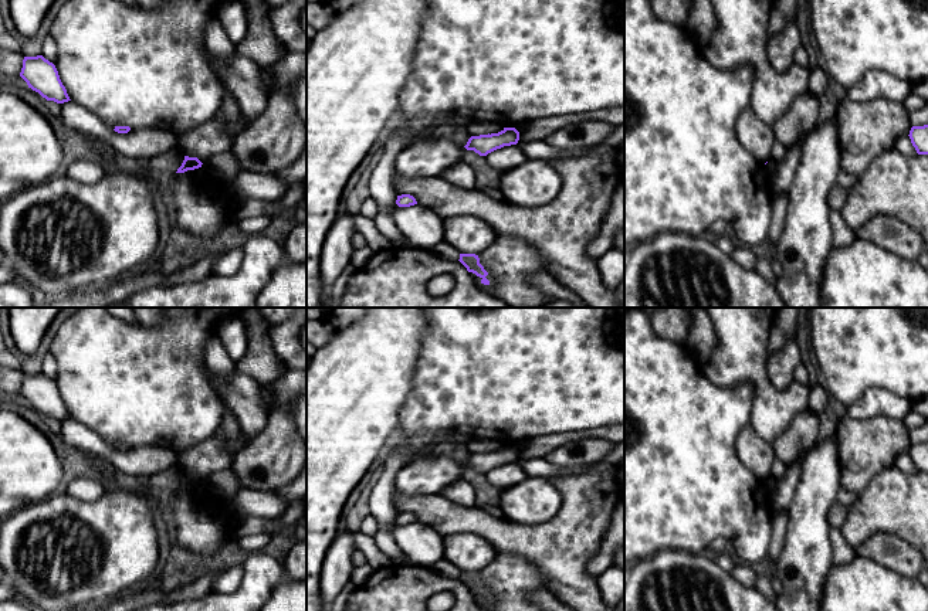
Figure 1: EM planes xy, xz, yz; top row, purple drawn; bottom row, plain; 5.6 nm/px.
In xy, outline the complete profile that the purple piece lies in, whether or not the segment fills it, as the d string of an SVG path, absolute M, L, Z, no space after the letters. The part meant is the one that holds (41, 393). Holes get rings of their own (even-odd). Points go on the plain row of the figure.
M43 373L24 374L20 394L28 405L38 410L47 418L64 421L71 418L53 380Z

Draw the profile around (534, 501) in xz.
M528 476L501 491L499 508L505 519L517 525L543 525L558 515L560 506L562 495L546 476Z

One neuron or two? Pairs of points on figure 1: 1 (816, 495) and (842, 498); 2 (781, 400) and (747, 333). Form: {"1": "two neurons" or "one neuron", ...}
{"1": "two neurons", "2": "one neuron"}

